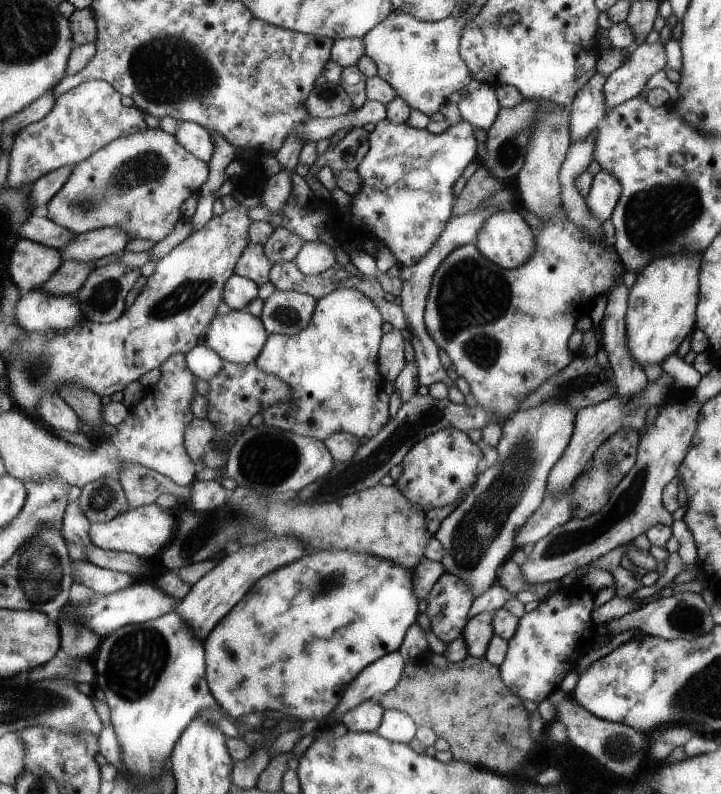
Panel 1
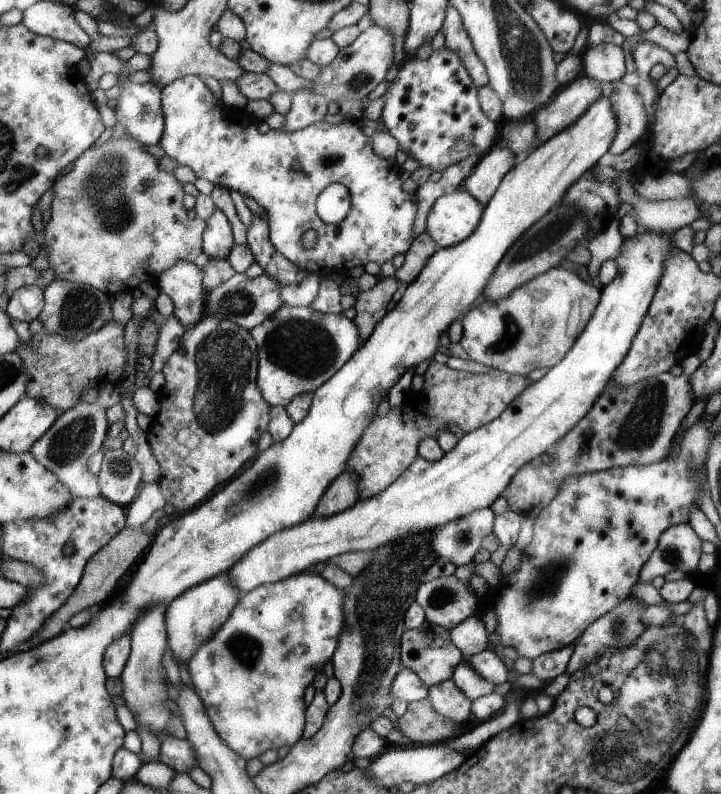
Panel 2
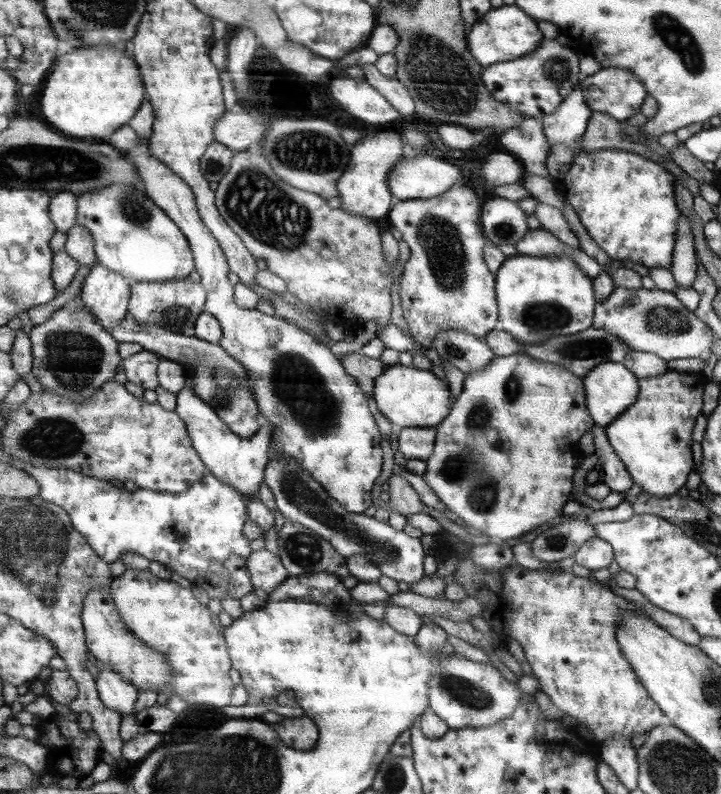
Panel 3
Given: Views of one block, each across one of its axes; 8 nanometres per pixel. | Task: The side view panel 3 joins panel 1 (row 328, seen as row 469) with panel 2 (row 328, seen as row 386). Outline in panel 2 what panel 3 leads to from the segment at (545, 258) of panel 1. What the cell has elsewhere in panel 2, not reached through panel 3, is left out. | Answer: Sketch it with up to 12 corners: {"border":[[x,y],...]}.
{"border":[[560,265],[475,304],[461,346],[513,375],[561,362],[601,290]]}

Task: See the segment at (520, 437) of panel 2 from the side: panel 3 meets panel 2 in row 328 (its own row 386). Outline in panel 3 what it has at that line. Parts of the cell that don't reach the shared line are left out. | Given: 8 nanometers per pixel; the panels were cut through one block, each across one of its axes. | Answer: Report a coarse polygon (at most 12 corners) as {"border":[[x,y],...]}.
{"border":[[605,362],[584,376],[585,399],[605,427],[635,403],[637,375]]}

